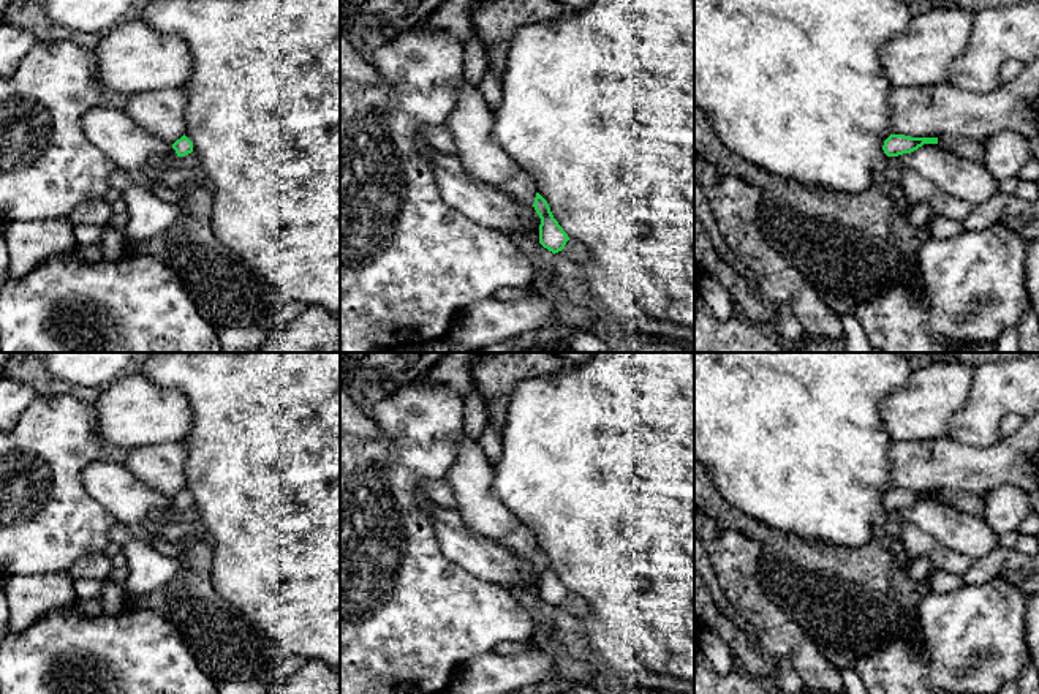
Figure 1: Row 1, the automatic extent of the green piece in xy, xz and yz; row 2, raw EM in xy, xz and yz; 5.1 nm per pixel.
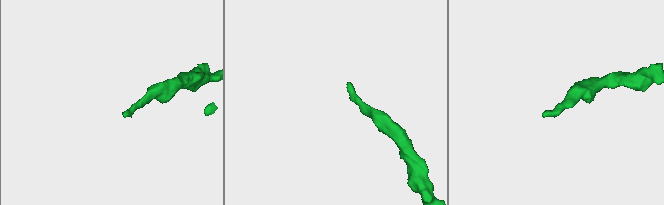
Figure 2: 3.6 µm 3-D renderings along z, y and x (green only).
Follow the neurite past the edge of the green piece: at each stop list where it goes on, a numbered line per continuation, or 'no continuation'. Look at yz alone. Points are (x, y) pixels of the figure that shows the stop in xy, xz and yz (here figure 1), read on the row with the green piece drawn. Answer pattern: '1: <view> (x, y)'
no continuation

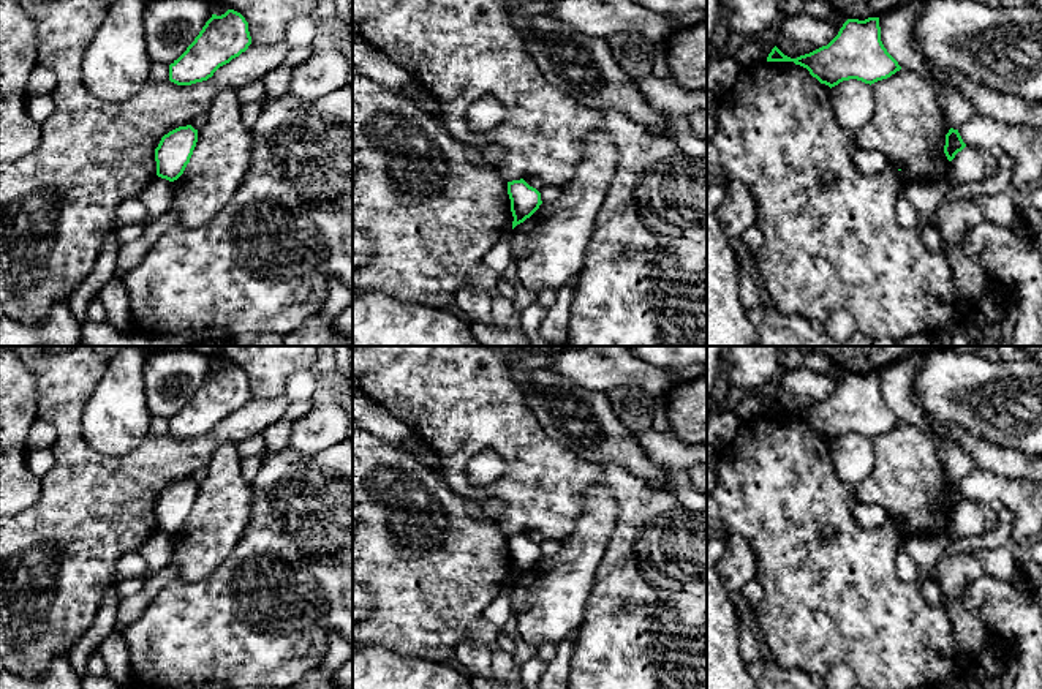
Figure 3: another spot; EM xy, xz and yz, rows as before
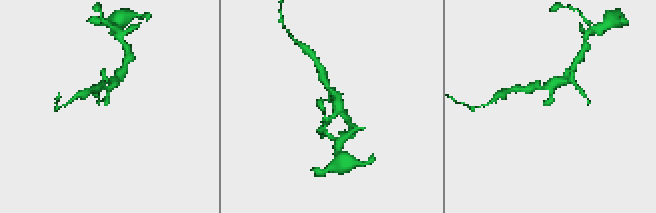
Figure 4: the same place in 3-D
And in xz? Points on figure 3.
no continuation

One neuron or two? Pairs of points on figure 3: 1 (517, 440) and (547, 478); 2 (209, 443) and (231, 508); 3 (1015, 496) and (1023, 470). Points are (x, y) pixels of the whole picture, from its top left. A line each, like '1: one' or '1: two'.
1: one
2: two
3: two

